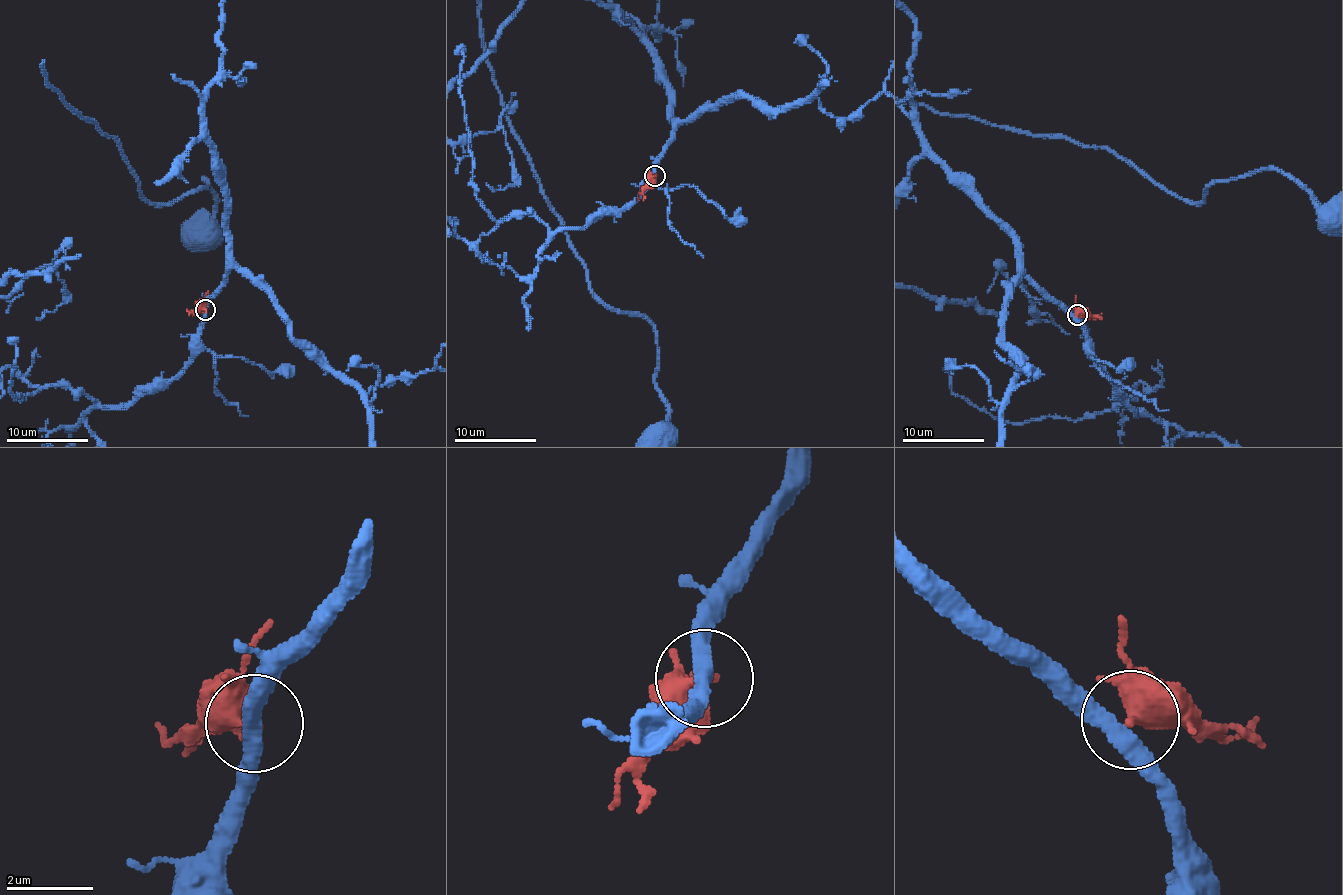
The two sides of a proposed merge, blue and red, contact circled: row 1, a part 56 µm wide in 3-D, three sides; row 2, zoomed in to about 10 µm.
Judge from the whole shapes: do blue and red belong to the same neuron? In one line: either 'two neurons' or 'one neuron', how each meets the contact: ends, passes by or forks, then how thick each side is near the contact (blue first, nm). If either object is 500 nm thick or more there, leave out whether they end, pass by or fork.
two neurons; blue passes by; red ends there; 380 nm thick on the blue side, 440 nm on the other

